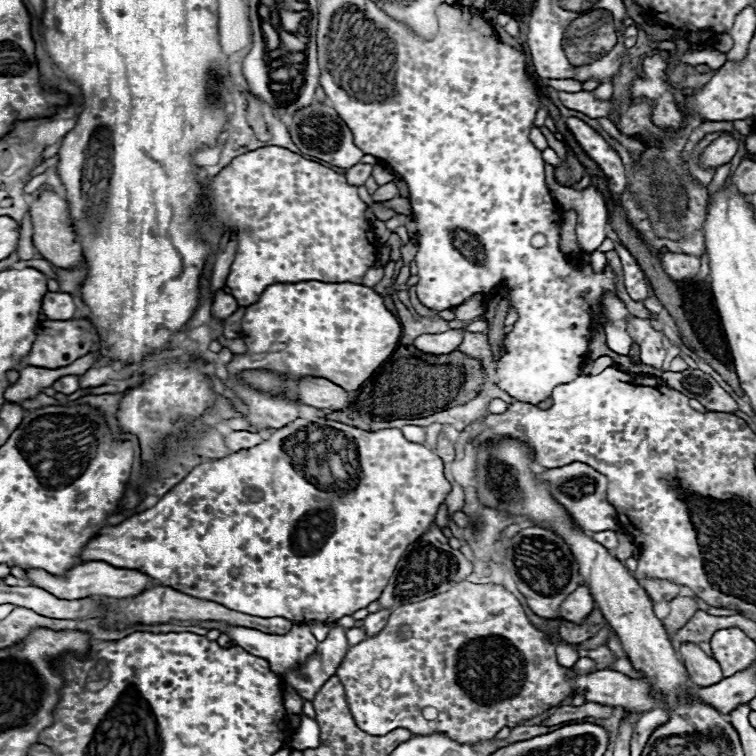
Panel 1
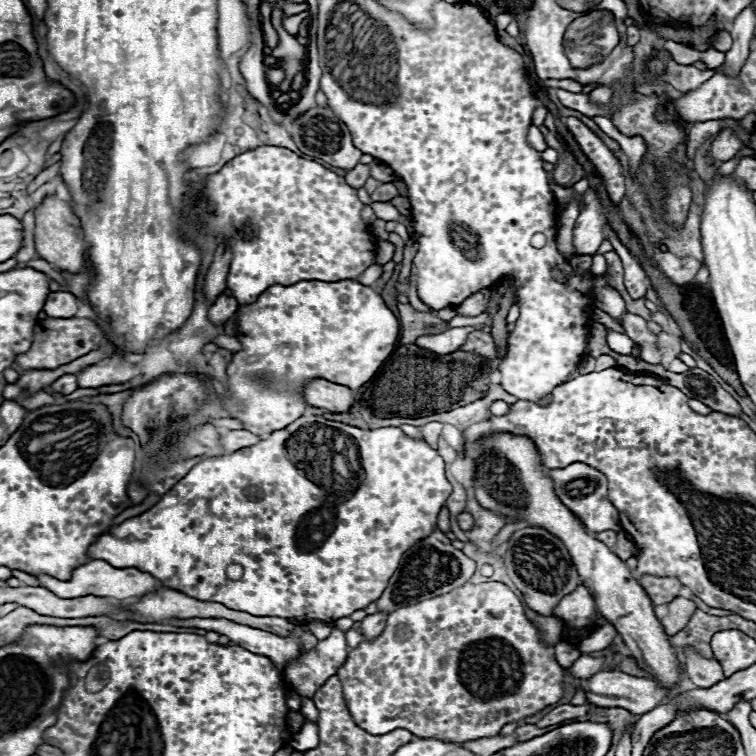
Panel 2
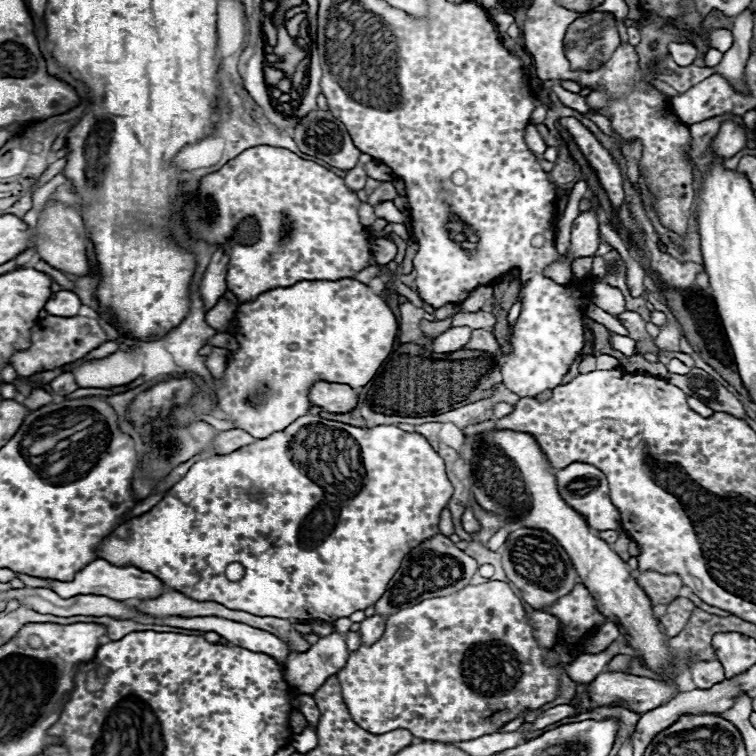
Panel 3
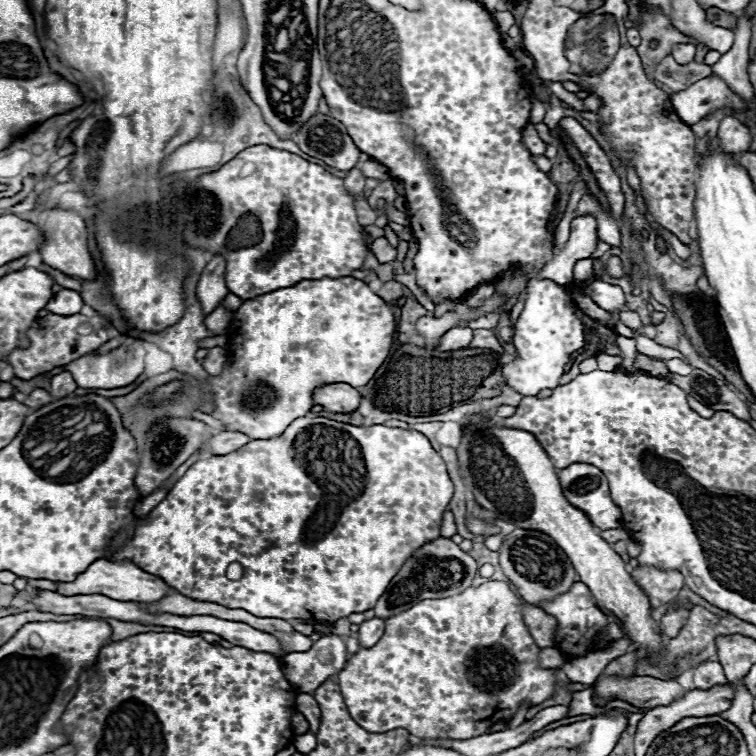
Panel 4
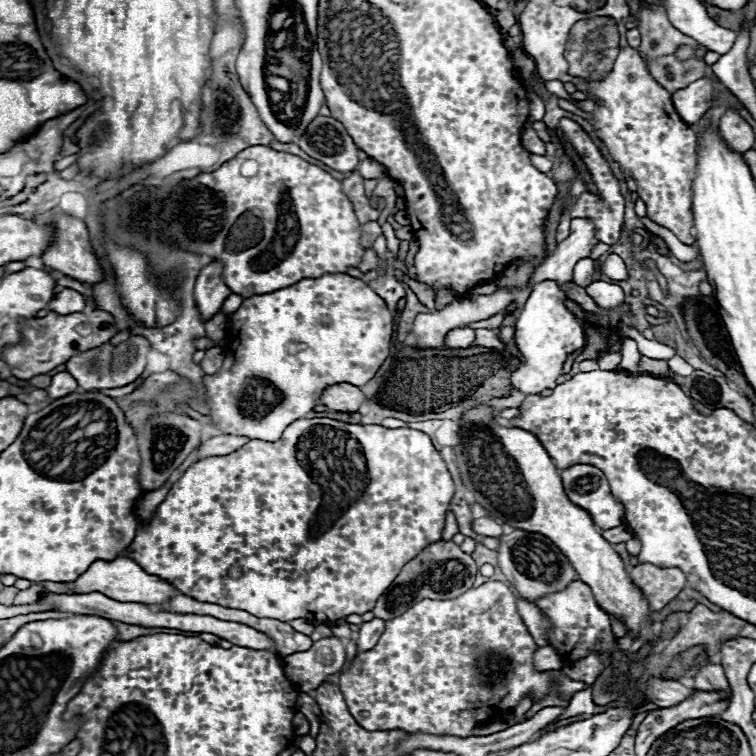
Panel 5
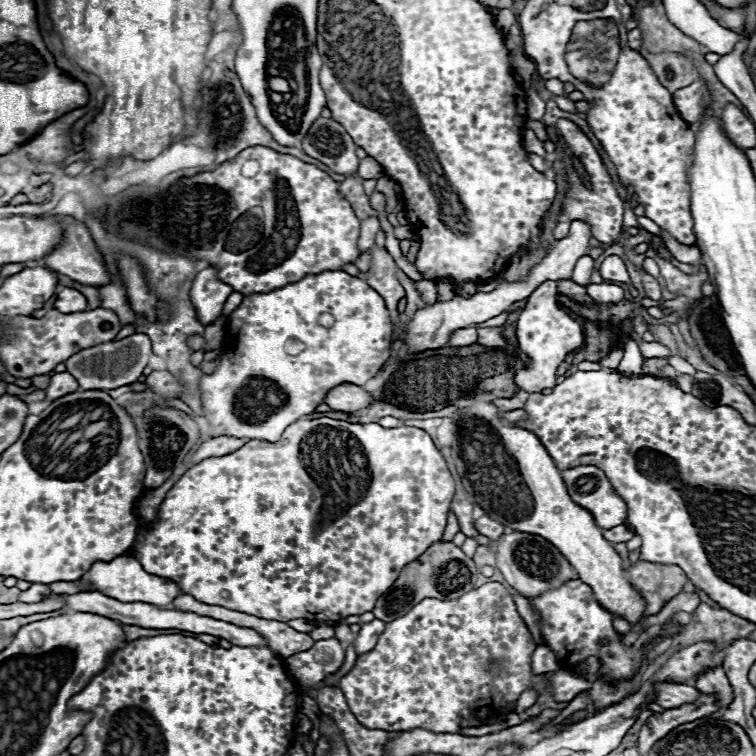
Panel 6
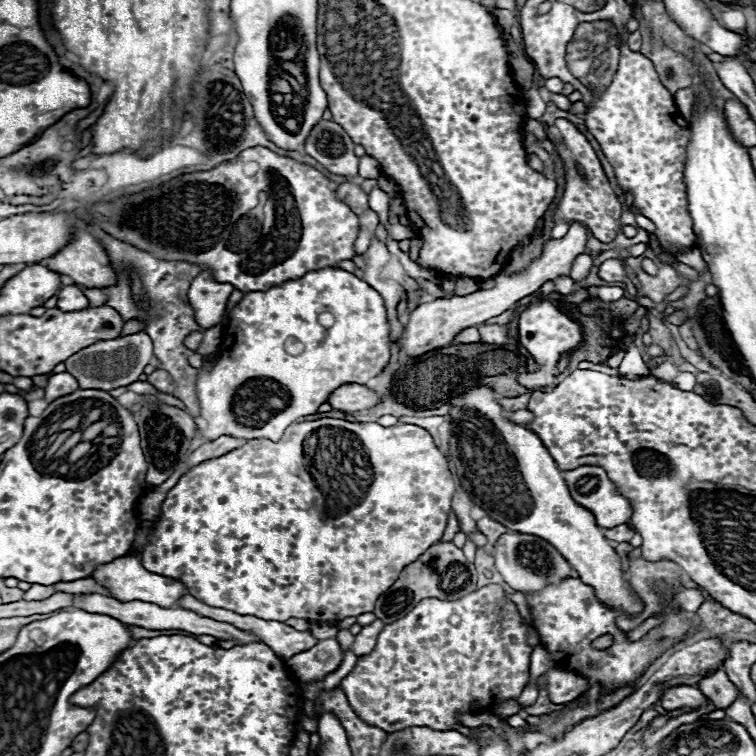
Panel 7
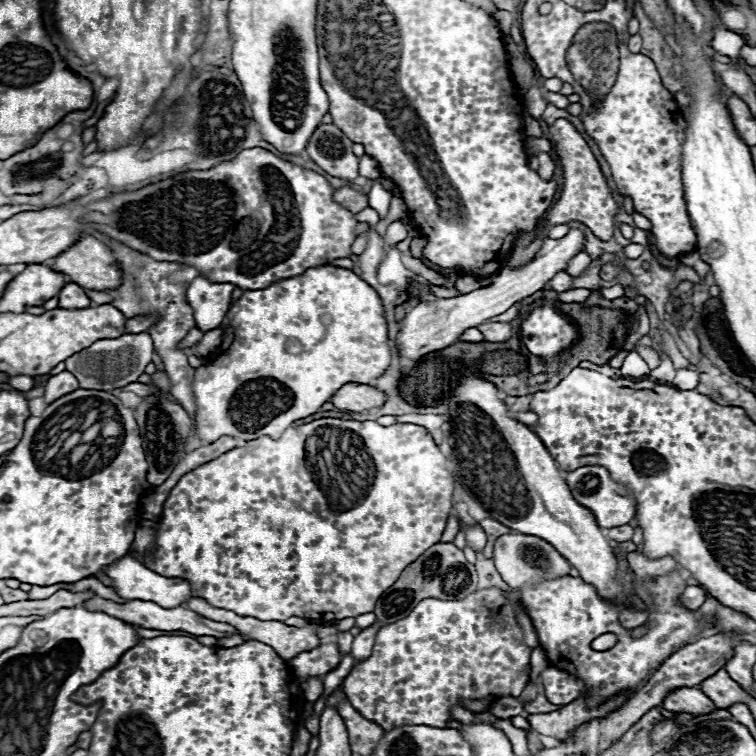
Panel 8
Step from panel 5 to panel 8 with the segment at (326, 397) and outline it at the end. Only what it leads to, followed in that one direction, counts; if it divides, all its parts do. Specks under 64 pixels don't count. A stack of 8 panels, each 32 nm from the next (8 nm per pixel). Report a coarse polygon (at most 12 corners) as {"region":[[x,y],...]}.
{"region":[[344,384],[330,400],[342,412],[384,404],[384,394],[366,384]]}

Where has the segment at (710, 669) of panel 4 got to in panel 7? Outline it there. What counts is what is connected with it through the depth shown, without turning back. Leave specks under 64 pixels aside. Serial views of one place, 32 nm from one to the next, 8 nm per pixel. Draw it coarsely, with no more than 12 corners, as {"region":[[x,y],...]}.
{"region":[[722,668],[704,676],[698,688],[716,708],[738,696]]}

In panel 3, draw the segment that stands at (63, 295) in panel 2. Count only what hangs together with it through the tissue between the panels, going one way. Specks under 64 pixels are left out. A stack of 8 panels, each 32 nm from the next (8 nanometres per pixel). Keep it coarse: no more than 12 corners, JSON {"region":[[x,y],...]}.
{"region":[[70,290],[54,292],[44,310],[76,316],[80,300]]}

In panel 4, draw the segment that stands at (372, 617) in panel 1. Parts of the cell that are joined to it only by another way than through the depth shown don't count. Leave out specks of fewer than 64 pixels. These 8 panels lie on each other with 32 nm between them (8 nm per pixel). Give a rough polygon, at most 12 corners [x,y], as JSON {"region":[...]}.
{"region":[[384,618],[360,624],[360,646],[370,648],[384,634]]}

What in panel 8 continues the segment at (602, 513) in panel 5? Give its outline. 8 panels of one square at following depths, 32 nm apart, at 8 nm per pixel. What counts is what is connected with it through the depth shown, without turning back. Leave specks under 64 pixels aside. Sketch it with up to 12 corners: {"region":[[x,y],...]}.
{"region":[[602,466],[566,474],[574,500],[600,528],[628,524],[634,498]]}

